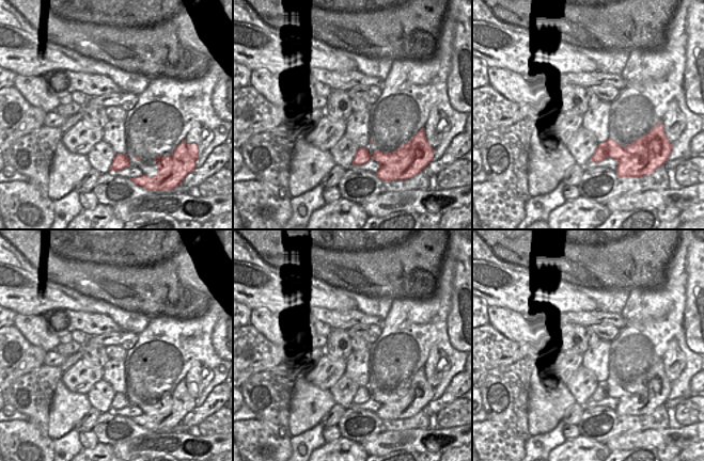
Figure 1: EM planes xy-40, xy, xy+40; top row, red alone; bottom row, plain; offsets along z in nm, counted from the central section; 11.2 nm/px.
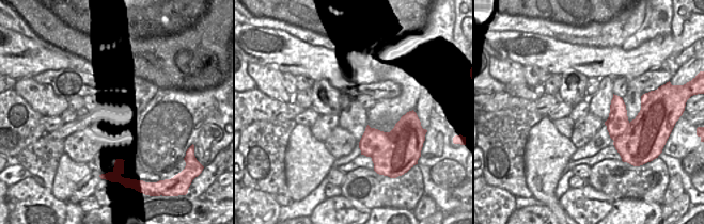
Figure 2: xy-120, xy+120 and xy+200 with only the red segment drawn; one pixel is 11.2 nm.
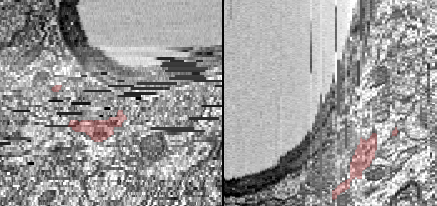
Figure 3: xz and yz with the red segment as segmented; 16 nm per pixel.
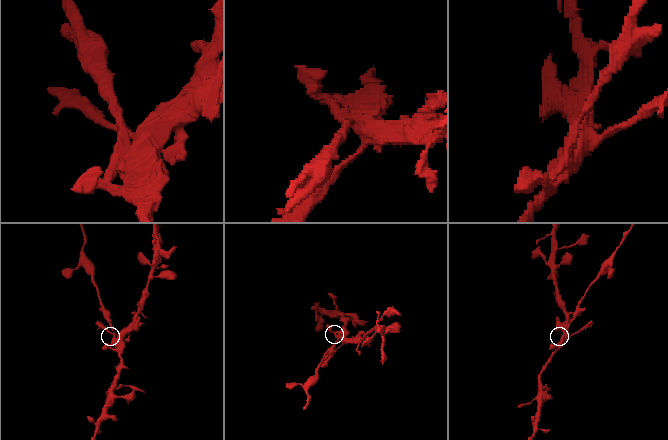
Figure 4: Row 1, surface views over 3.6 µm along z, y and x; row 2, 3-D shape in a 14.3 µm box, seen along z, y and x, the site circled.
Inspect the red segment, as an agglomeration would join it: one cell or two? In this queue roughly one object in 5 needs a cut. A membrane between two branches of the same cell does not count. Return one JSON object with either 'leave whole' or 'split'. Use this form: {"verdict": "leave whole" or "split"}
{"verdict": "split"}

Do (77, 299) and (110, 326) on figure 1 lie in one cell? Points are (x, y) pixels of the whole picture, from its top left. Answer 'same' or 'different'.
different

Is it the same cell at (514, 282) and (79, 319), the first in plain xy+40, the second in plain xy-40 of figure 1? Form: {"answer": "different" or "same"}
{"answer": "different"}

